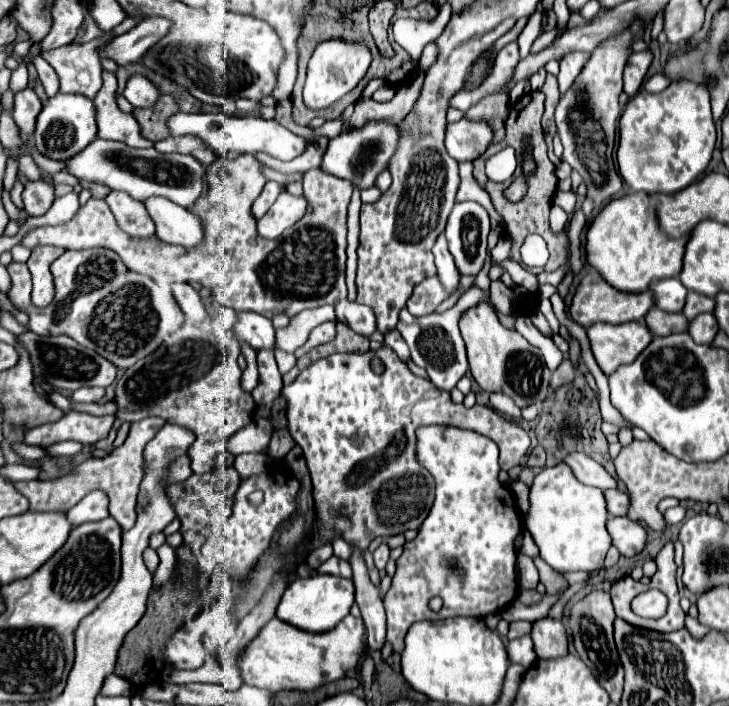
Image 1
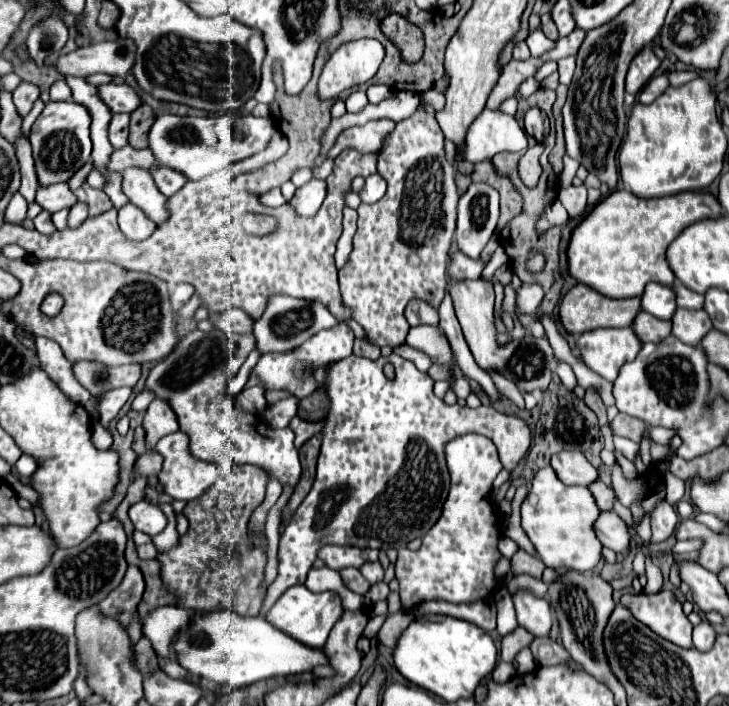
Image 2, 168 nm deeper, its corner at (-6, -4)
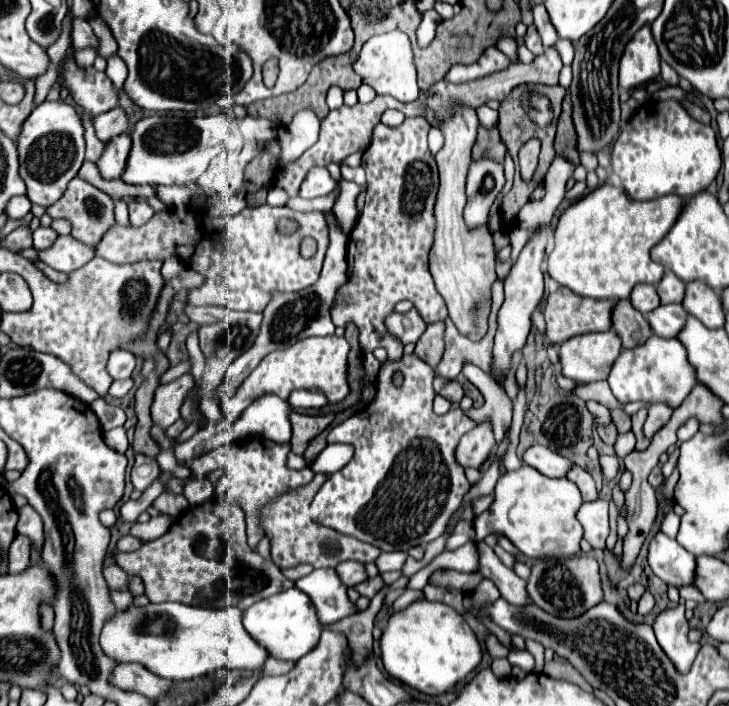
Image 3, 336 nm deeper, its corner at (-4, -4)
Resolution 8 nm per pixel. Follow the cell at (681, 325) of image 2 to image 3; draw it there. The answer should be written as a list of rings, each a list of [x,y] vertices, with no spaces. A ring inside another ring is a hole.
[[[666,304],[660,308],[654,308],[646,314],[646,320],[656,336],[662,338],[674,338],[682,328],[686,320],[686,310],[680,304]]]

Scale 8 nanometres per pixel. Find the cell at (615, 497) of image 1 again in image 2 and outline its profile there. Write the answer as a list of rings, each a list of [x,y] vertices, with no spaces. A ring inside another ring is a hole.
[[[596,480],[596,482],[594,482],[594,484],[590,484],[588,488],[590,488],[590,492],[594,494],[594,498],[596,498],[596,502],[598,502],[598,508],[600,508],[600,510],[612,510],[612,508],[614,508],[616,494],[614,494],[614,490],[612,490],[610,486],[606,486],[604,482]]]

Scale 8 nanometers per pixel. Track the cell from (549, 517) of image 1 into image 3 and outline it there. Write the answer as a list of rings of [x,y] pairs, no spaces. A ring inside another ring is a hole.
[[[520,466],[518,470],[504,472],[498,478],[494,502],[474,522],[476,540],[480,542],[492,532],[502,532],[522,554],[530,558],[576,556],[582,540],[582,526],[576,520],[580,504],[580,490],[568,478],[548,478],[534,468]]]

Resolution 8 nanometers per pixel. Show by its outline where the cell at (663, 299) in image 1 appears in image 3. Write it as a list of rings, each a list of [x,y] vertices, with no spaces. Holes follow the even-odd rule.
[[[636,284],[630,294],[630,302],[642,314],[648,314],[656,306],[660,306],[660,298],[656,294],[656,288],[650,284]]]

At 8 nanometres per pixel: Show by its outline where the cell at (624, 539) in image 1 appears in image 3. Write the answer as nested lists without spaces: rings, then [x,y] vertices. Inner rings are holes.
[[[592,500],[584,502],[580,510],[576,512],[578,522],[584,528],[584,538],[590,542],[592,548],[604,550],[606,536],[610,532],[608,528],[608,502],[606,500]]]

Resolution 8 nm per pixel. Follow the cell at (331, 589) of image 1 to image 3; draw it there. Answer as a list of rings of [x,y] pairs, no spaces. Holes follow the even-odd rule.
[[[290,588],[286,592],[280,592],[276,596],[270,596],[268,600],[260,600],[252,604],[248,610],[242,612],[242,624],[246,632],[270,654],[270,658],[276,660],[300,660],[306,652],[310,652],[322,632],[322,624],[316,618],[316,610],[312,608],[308,596],[304,592],[298,592],[298,588]]]

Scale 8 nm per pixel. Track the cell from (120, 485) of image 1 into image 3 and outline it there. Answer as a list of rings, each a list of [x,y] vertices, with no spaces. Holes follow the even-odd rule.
[[[184,374],[170,384],[160,384],[154,394],[152,402],[152,420],[154,424],[168,428],[180,418],[180,408],[184,400],[188,398],[190,390],[194,388],[194,378],[192,374]]]

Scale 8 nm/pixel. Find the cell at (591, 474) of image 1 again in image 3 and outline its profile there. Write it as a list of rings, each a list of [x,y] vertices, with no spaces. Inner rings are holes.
[[[532,446],[524,452],[522,456],[522,464],[530,466],[530,468],[536,468],[538,472],[542,472],[544,476],[550,476],[550,478],[562,478],[566,476],[566,472],[570,470],[572,462],[544,446]]]

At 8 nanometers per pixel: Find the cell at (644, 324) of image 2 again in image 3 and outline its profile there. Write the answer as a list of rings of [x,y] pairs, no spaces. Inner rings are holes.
[[[616,300],[612,308],[612,328],[622,340],[622,348],[634,348],[652,334],[646,318],[636,312],[630,300]]]

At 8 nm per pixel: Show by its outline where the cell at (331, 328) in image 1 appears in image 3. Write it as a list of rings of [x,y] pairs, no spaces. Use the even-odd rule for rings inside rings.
[[[336,334],[332,336],[312,336],[312,338],[304,338],[296,344],[292,344],[290,348],[284,350],[276,350],[270,352],[256,370],[252,370],[252,374],[242,382],[242,386],[238,388],[234,398],[222,398],[220,400],[220,408],[222,408],[222,422],[224,424],[234,424],[244,408],[248,408],[248,404],[252,404],[252,400],[258,400],[264,394],[276,394],[284,400],[288,400],[290,392],[296,388],[320,388],[324,394],[328,394],[328,400],[332,402],[340,402],[348,396],[350,386],[348,386],[348,352],[350,352],[350,344],[346,342],[346,338],[340,338]]]

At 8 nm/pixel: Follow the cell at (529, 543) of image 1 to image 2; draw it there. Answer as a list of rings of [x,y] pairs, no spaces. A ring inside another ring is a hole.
[[[503,536],[499,540],[498,549],[500,550],[501,554],[508,559],[512,558],[518,548],[519,546],[517,543],[506,536]]]

